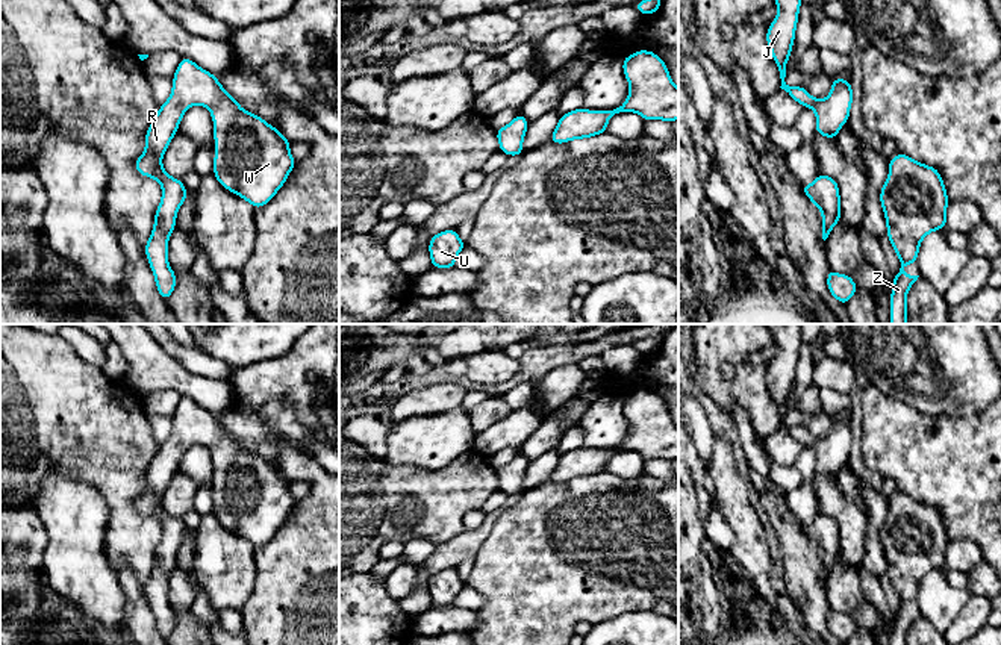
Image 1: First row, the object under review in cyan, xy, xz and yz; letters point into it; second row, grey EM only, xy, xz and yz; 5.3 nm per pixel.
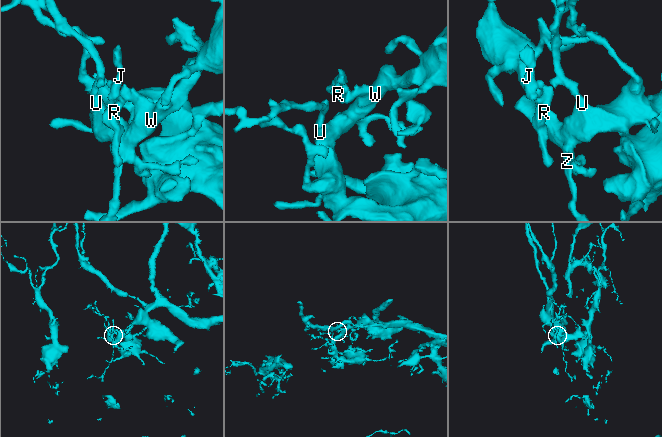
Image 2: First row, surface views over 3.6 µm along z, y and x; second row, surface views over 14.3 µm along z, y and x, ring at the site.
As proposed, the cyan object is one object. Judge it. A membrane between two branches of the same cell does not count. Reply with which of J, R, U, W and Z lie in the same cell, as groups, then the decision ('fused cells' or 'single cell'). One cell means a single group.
J R U W Z; single cell

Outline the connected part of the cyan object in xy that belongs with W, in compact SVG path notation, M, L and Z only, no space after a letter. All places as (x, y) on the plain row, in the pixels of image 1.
M189 397L180 398L170 438L159 445L145 471L145 489L133 503L141 515L151 516L162 525L162 539L144 589L157 631L165 640L176 628L176 612L167 598L168 577L177 566L177 550L188 531L180 518L165 512L162 495L191 444L207 447L214 459L212 513L223 527L247 539L254 548L273 539L297 503L289 491L291 481L279 468L244 450L212 412Z

